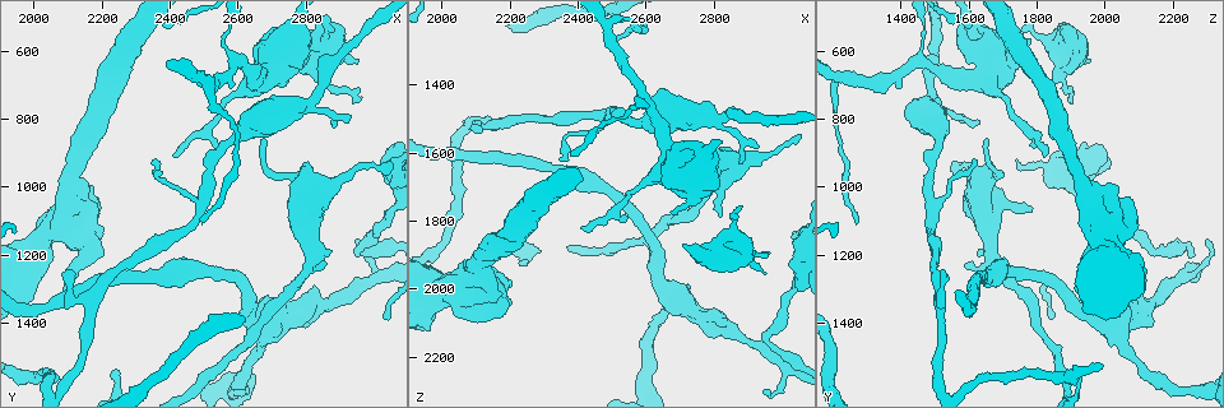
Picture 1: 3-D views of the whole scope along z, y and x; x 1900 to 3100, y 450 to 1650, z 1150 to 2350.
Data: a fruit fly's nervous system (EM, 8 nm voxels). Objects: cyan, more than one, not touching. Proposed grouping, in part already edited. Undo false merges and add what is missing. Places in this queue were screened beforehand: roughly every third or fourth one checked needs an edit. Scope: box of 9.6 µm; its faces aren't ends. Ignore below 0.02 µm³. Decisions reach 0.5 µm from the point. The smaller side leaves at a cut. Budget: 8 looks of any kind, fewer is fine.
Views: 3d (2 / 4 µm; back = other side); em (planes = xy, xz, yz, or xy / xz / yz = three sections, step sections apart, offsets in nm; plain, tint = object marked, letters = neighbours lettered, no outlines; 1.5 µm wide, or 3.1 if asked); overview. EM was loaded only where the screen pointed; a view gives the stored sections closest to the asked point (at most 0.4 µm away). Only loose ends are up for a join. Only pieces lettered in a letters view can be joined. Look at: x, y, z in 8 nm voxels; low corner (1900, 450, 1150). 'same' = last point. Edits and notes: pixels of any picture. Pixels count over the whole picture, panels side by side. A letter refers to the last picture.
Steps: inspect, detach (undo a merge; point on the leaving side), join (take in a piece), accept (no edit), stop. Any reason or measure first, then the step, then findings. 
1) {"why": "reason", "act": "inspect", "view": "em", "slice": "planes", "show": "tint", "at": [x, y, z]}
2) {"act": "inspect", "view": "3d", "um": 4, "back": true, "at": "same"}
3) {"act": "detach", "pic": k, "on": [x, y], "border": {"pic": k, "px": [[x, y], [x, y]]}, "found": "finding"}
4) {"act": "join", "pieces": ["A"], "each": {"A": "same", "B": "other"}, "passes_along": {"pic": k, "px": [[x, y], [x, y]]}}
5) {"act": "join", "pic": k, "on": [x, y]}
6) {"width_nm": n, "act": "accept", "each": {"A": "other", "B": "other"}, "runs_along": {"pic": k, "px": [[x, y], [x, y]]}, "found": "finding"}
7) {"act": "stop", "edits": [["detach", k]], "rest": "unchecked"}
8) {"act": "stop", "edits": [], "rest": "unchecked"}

{"why": "thin end", "act": "inspect", "view": "em", "slice": "planes", "show": "plain", "at": [2960, 730, 1900]}

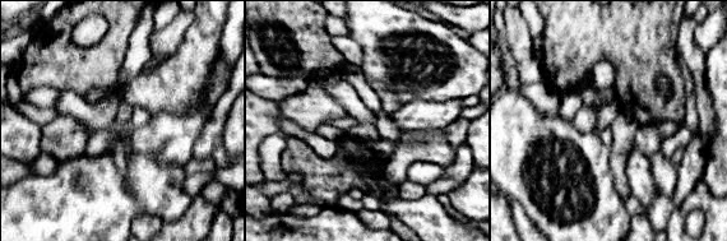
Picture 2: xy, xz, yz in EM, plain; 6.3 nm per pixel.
{"act": "inspect", "view": "em", "slice": "planes", "show": "letters", "at": "same"}

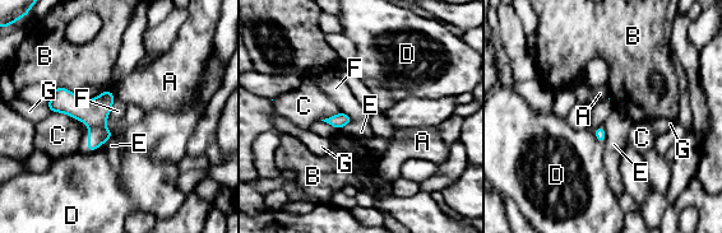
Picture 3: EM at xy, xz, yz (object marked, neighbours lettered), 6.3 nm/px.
{"act": "accept", "each": {"A": "other", "B": "other", "C": "other", "D": "other", "E": "other", "F": "other", "G": "other"}, "found": "no lettered piece goes on from it"}

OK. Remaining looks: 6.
{"act": "inspect", "view": "3d", "um": 4, "at": [2090, 1300, 1920]}

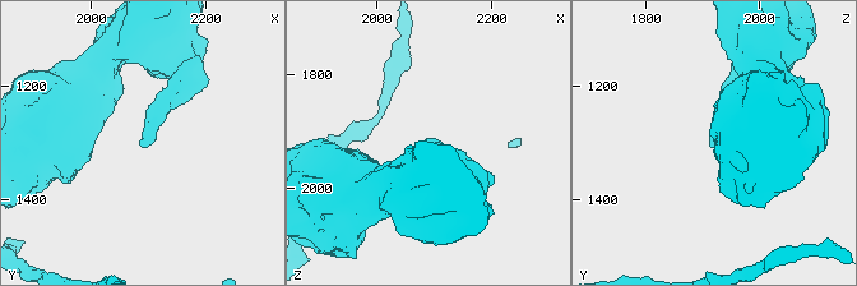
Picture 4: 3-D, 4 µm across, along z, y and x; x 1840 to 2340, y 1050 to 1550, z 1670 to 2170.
{"act": "inspect", "view": "em", "slice": "xz", "step": 8, "show": "letters", "at": [2085, 1305, 1920]}

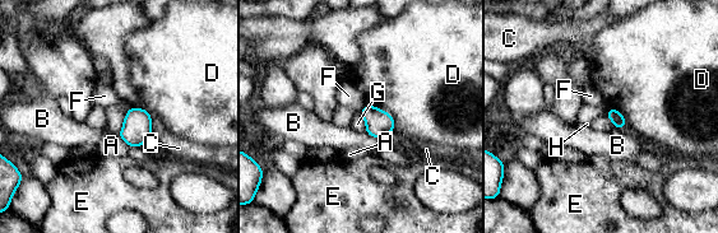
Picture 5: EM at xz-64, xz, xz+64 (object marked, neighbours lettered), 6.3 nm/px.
{"act": "accept", "each": {"A": "other", "B": "other", "C": "other", "D": "other", "E": "other", "F": "other", "G": "other", "H": "other"}, "border": {"pic": 5, "px": [[131, 107], [117, 133]]}, "found": "no lettered piece goes on from it"}

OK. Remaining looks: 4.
{"why": "narrows sharply", "act": "inspect", "view": "3d", "um": 2, "back": true, "at": [2950, 1180, 2160]}

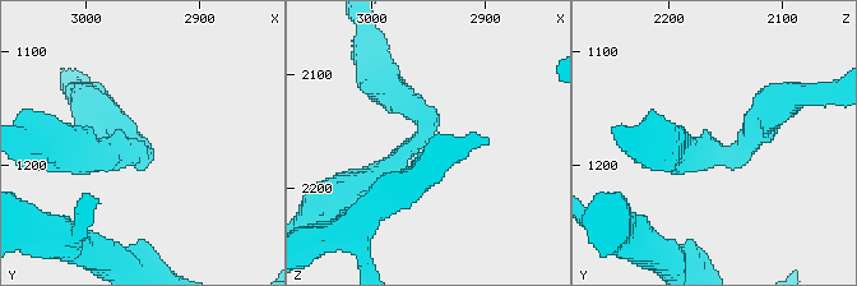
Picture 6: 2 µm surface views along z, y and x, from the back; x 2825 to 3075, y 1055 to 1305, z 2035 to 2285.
{"arm_widths_nm": [200, 280], "why": "now the EM", "act": "inspect", "view": "em", "slice": "xz", "step": 8, "show": "letters", "at": [2960, 1184, 2154]}

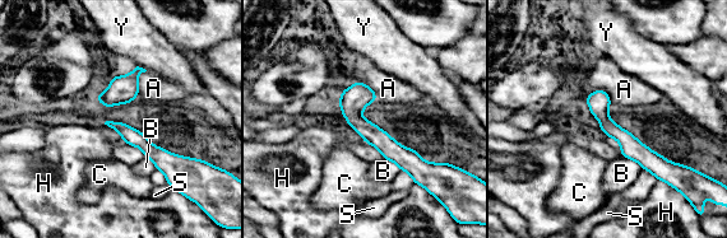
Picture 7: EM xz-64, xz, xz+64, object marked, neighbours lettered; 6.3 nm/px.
{"act": "accept", "each": {"A": "other", "B": "other", "C": "other", "H": "other", "S": "other", "Y": "other"}, "found": "continuous, no second neuron"}

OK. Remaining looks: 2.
{"act": "stop", "edits": [], "rest": "unchecked"}

